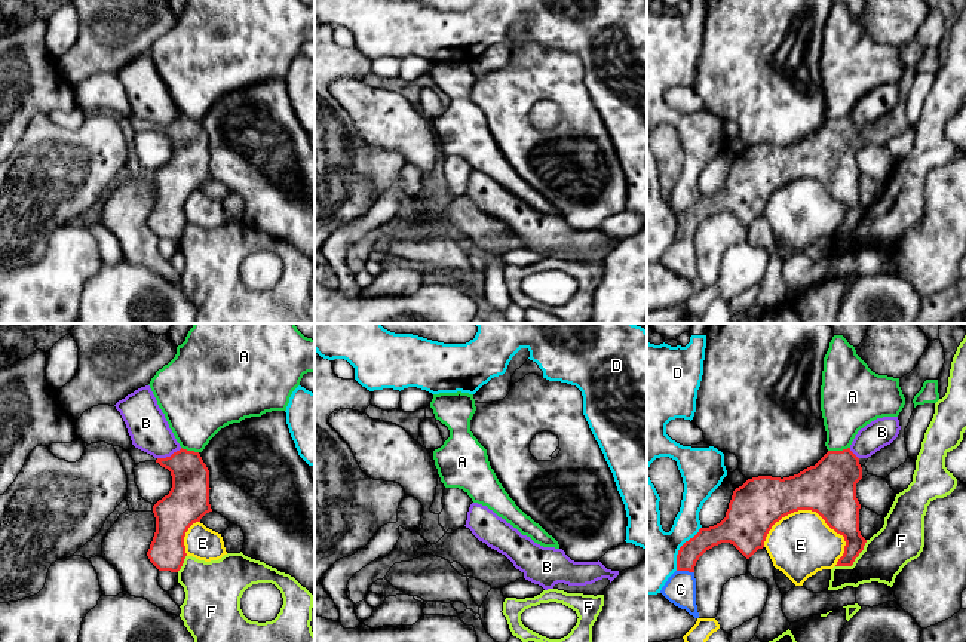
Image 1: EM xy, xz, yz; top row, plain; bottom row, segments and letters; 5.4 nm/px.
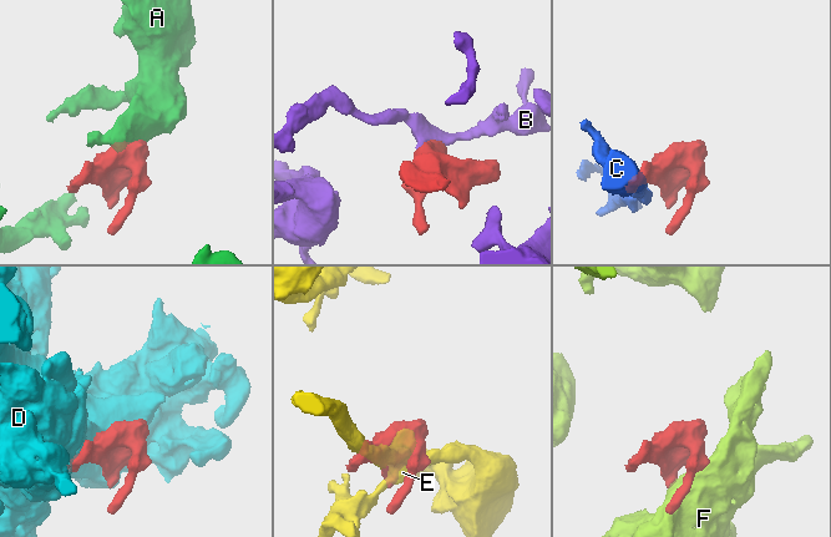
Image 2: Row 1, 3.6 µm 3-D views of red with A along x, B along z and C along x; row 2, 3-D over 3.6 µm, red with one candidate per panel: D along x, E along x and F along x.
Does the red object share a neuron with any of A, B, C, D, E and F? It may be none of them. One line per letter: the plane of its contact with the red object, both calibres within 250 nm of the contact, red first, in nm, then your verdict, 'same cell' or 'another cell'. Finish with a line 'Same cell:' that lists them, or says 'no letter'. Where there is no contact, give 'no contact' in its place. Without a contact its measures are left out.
A: yz | 300/280 nm | another cell
B: xy | 220/220 nm | another cell
C: yz | 120/170 nm | another cell
D: yz | 120/320 nm | another cell
E: yz | 300/340 nm | another cell
F: yz | 180/240 nm | another cell
Same cell: no letter

